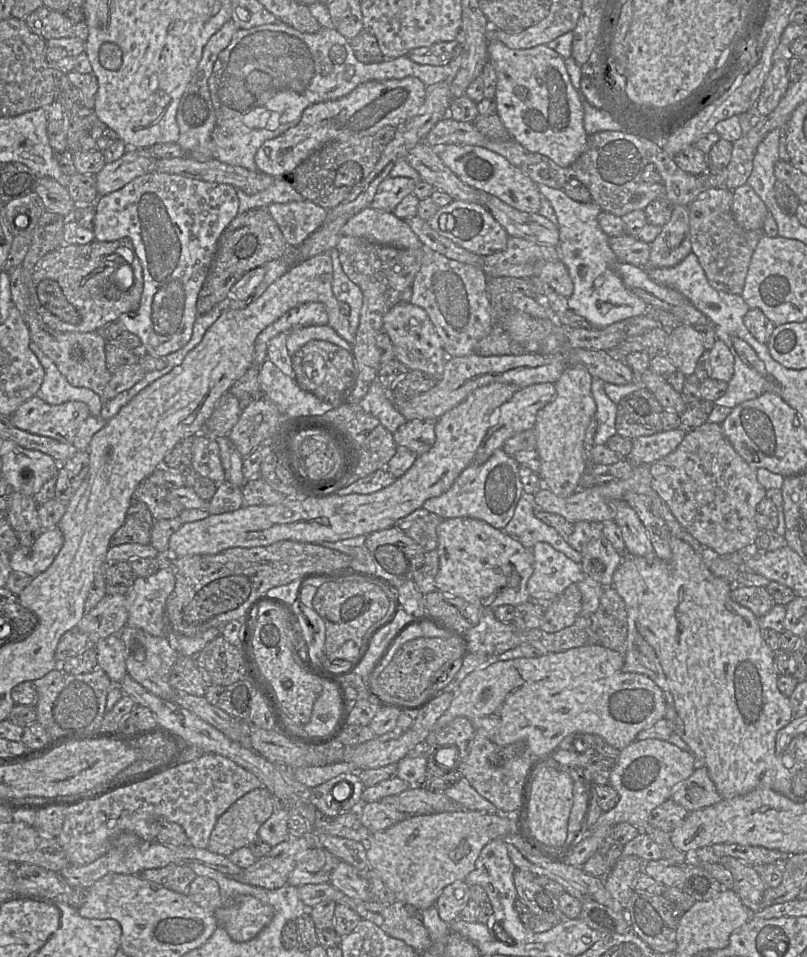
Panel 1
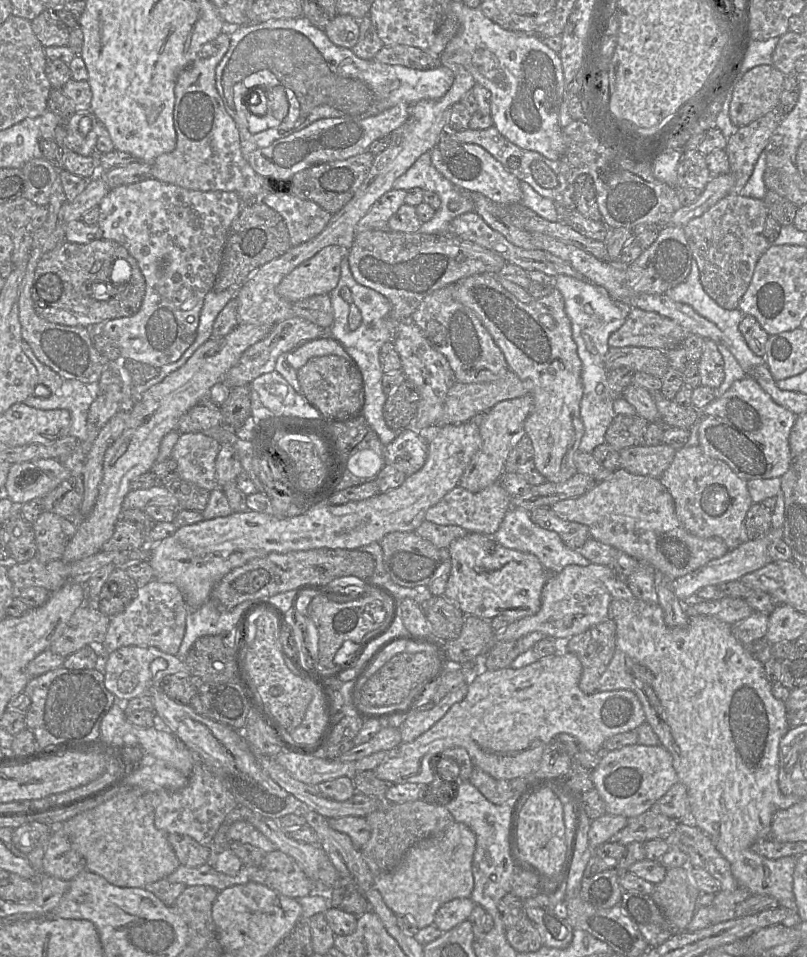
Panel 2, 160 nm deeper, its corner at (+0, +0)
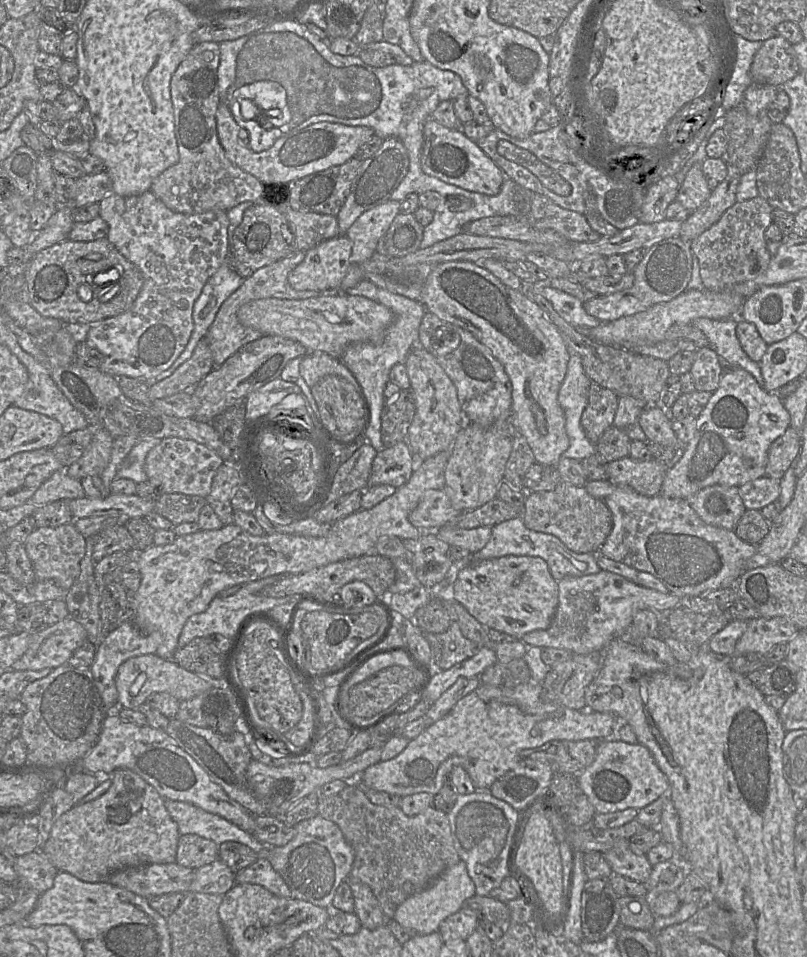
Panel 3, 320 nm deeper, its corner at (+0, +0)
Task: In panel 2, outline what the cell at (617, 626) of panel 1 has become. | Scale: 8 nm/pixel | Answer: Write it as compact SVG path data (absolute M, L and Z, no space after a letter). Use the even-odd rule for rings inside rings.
M611 617L565 641L562 650L575 654L582 664L579 687L584 693L598 691L598 680L611 662L615 648L616 624Z

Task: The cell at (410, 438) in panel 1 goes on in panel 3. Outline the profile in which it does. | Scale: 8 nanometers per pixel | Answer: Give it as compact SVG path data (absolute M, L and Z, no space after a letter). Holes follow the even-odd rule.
M401 441L377 452L368 486L387 484L399 488L410 480L413 471L414 454L407 441Z

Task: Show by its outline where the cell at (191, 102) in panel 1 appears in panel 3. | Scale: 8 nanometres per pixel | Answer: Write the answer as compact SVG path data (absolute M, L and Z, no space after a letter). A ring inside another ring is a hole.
M219 43L195 44L171 79L179 161L156 177L150 190L175 213L194 215L211 210L227 212L240 203L264 199L265 190L279 187L263 185L257 178L232 164L225 155L216 124L216 111L220 104L217 76L219 62Z

